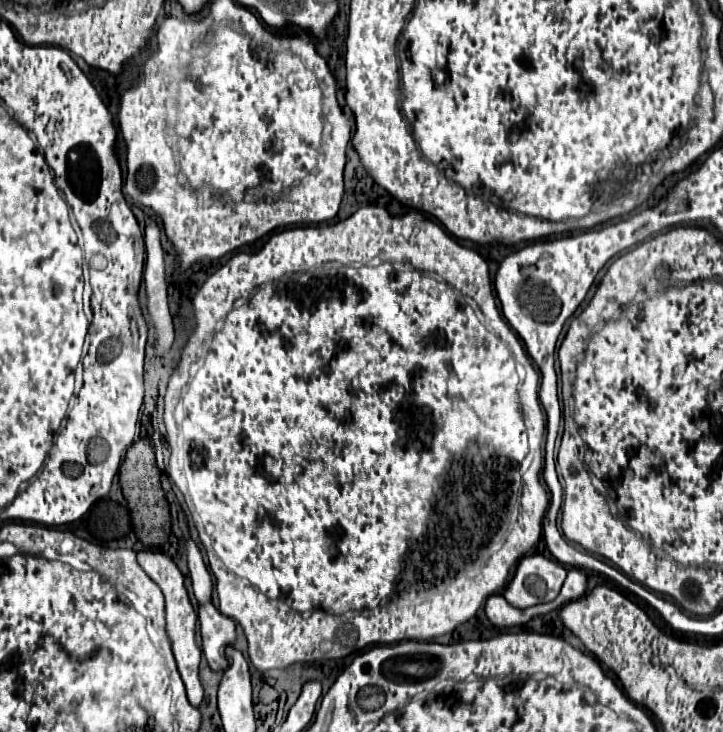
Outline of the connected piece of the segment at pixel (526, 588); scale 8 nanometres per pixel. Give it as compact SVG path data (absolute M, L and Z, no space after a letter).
M526 555L520 559L512 581L502 591L504 599L518 609L552 601L566 579L566 567L544 555Z

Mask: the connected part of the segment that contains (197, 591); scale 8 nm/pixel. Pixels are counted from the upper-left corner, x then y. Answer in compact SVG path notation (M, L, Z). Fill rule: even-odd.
M192 537L188 539L186 551L188 551L188 569L190 569L190 577L192 577L194 595L198 601L208 601L212 595L212 577L202 559L202 553Z

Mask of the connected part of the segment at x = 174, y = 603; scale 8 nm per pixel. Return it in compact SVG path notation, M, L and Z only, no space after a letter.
M140 551L138 553L138 563L144 569L144 573L162 589L162 593L166 597L166 633L168 633L168 639L172 643L174 659L176 659L178 671L182 675L182 681L184 681L186 693L188 693L188 701L194 707L198 707L202 703L202 697L204 697L204 691L202 691L202 685L200 685L200 679L198 679L198 663L200 663L202 653L200 653L198 645L196 645L196 639L194 639L196 611L190 605L190 599L188 599L188 593L186 593L186 587L184 587L184 577L182 577L182 573L178 571L178 567L174 565L172 559L166 557L164 553L158 553L158 551Z

